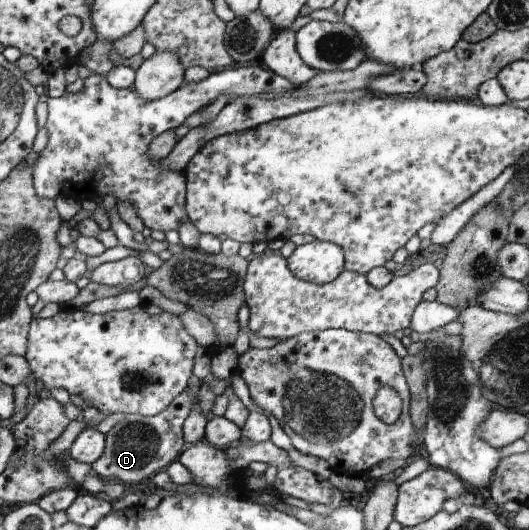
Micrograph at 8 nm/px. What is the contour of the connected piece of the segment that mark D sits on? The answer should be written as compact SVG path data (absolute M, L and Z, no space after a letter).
M187 387L163 412L155 416L126 413L106 434L105 452L91 465L91 468L105 482L119 482L127 486L139 484L145 478L167 470L187 448L184 440L184 422L192 413L195 397L196 392Z

